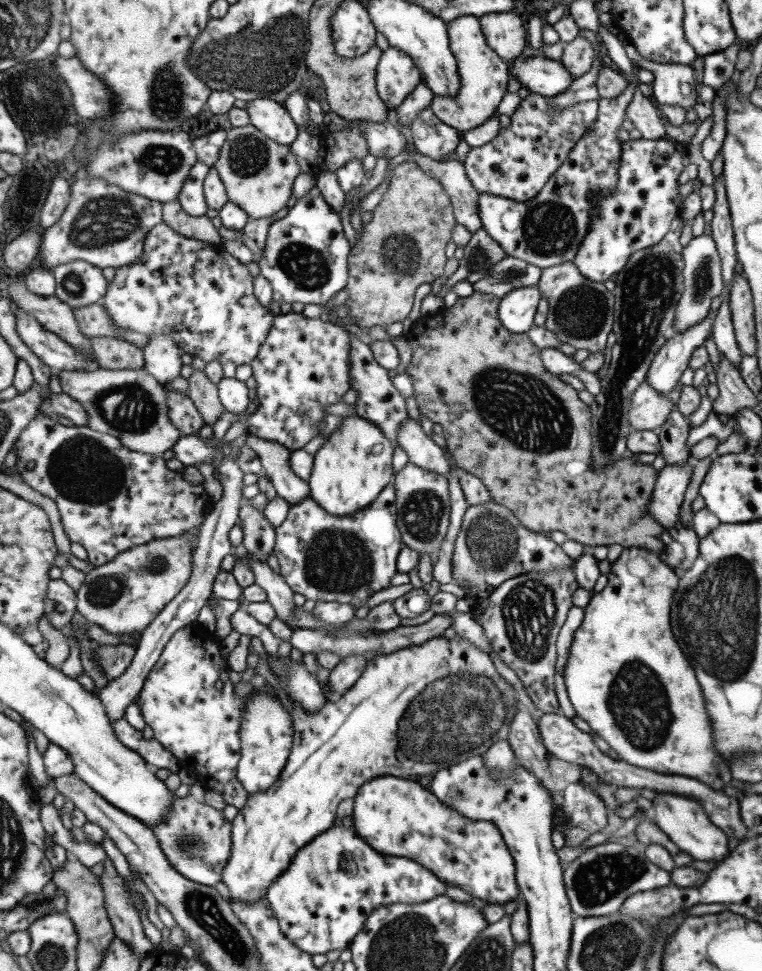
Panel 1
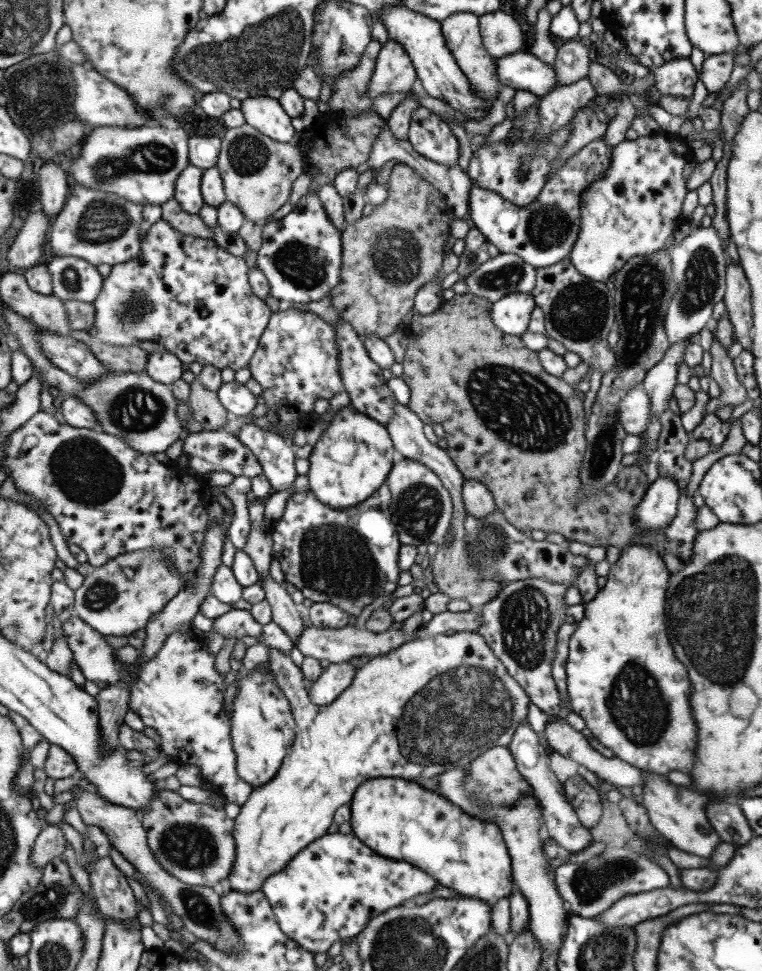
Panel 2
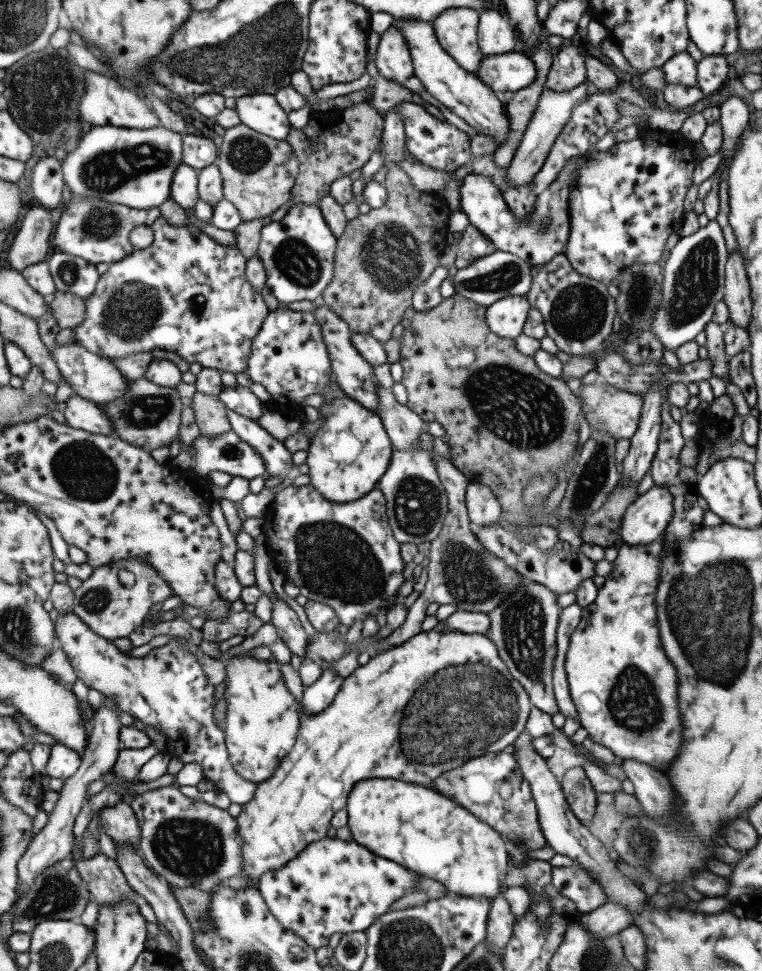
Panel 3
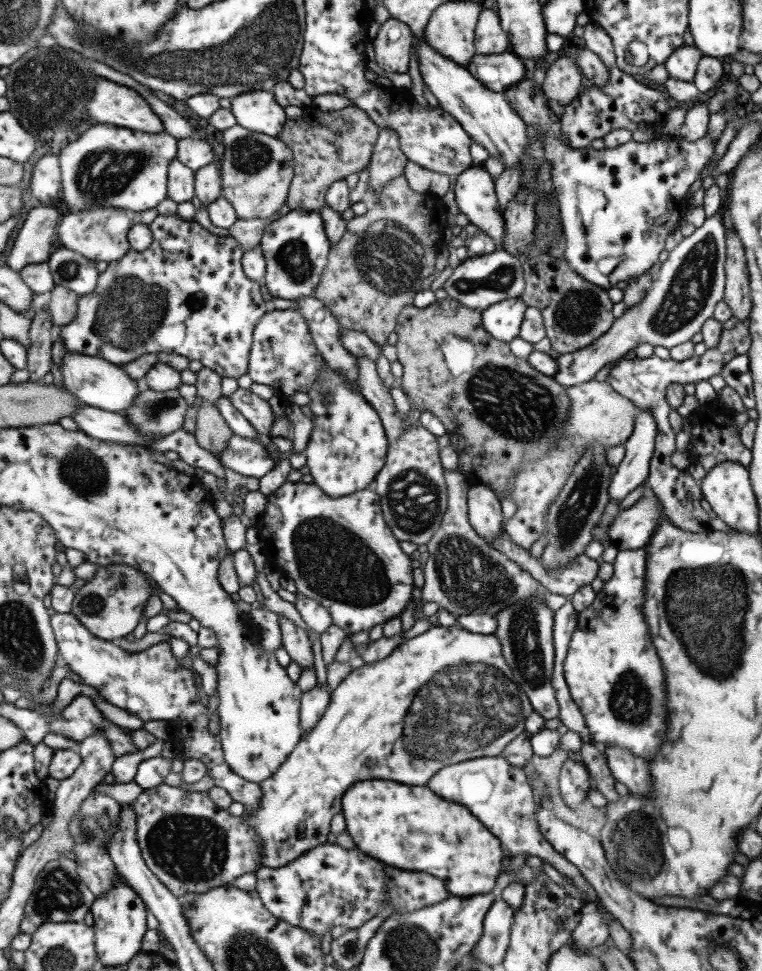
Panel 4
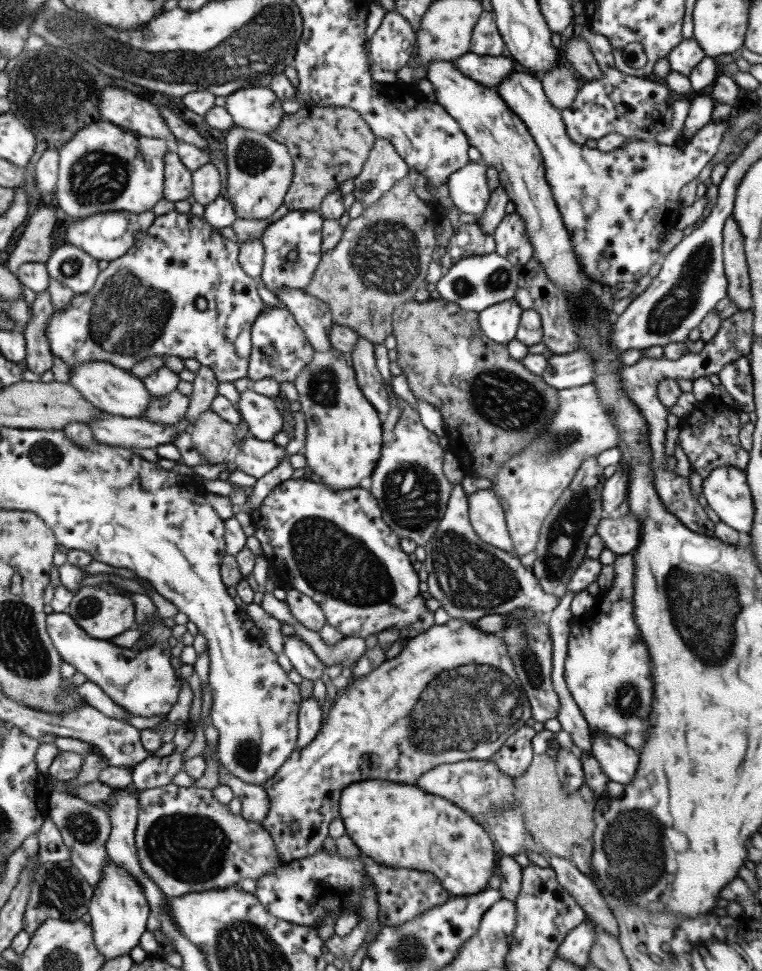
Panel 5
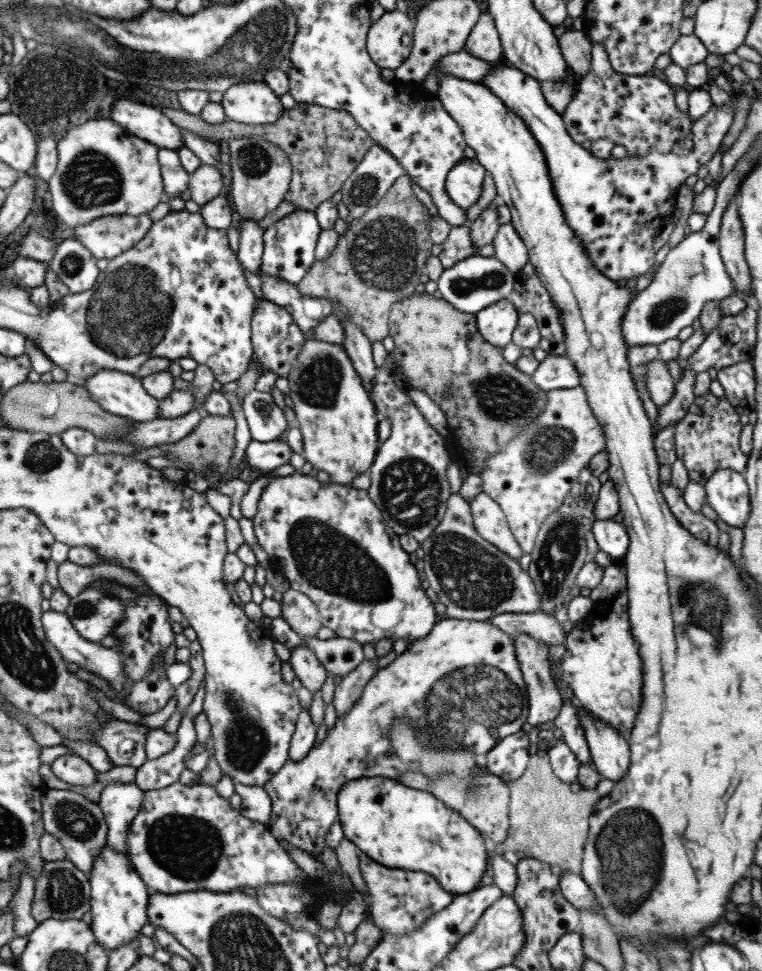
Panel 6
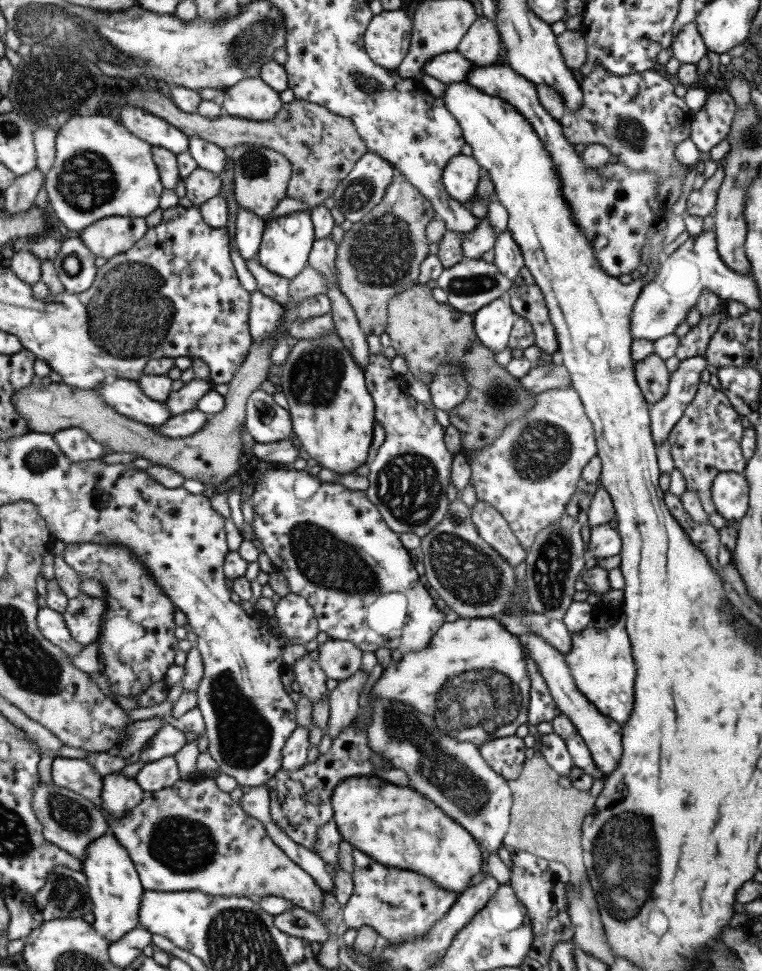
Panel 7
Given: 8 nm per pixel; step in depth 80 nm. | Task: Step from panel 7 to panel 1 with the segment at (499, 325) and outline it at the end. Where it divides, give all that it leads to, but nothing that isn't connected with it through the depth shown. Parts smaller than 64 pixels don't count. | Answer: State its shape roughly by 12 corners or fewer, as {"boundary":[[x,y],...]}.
{"boundary":[[536,284],[499,299],[497,321],[511,333],[533,325]]}

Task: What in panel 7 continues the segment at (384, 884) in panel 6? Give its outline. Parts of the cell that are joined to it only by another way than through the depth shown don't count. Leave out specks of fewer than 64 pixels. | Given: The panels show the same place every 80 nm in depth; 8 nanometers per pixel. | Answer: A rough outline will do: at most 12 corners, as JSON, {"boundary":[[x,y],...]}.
{"boundary":[[359,850],[341,922],[423,939],[458,897]]}

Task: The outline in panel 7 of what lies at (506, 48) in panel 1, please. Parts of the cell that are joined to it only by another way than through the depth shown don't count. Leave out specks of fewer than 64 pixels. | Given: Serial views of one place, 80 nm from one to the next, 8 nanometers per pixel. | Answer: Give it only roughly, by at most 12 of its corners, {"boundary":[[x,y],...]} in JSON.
{"boundary":[[477,17],[456,51],[477,66],[499,63],[493,23]]}

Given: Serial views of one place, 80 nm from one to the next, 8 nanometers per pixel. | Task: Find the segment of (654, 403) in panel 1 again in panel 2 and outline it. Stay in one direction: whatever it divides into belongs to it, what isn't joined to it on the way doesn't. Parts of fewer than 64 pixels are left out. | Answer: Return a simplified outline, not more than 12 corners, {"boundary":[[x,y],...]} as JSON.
{"boundary":[[639,386],[617,407],[626,434],[640,434],[652,417],[649,397]]}

